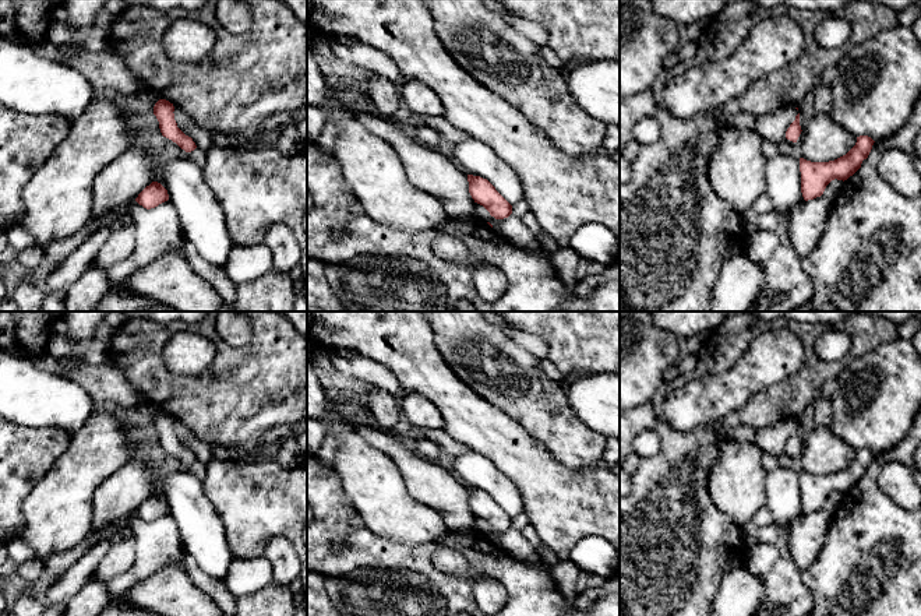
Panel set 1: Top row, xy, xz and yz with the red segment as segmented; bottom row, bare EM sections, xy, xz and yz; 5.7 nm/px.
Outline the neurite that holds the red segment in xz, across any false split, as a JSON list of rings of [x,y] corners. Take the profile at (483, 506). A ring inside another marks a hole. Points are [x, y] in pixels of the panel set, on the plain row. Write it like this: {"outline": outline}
{"outline": [[[467,487],[469,506],[474,515],[483,518],[495,532],[508,531],[512,518],[495,503],[495,500],[480,489]]]}

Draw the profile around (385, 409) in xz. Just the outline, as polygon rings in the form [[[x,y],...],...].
[[[375,387],[366,397],[366,408],[380,429],[398,432],[403,426],[400,401],[391,393]]]

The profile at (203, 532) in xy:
[[[151,461],[145,462],[151,465],[154,472],[154,494],[160,496],[167,503],[169,514],[177,524],[186,553],[191,556],[208,575],[225,582],[234,553],[227,543],[220,517],[204,493],[202,482],[188,471],[176,469],[170,464],[159,467]]]

